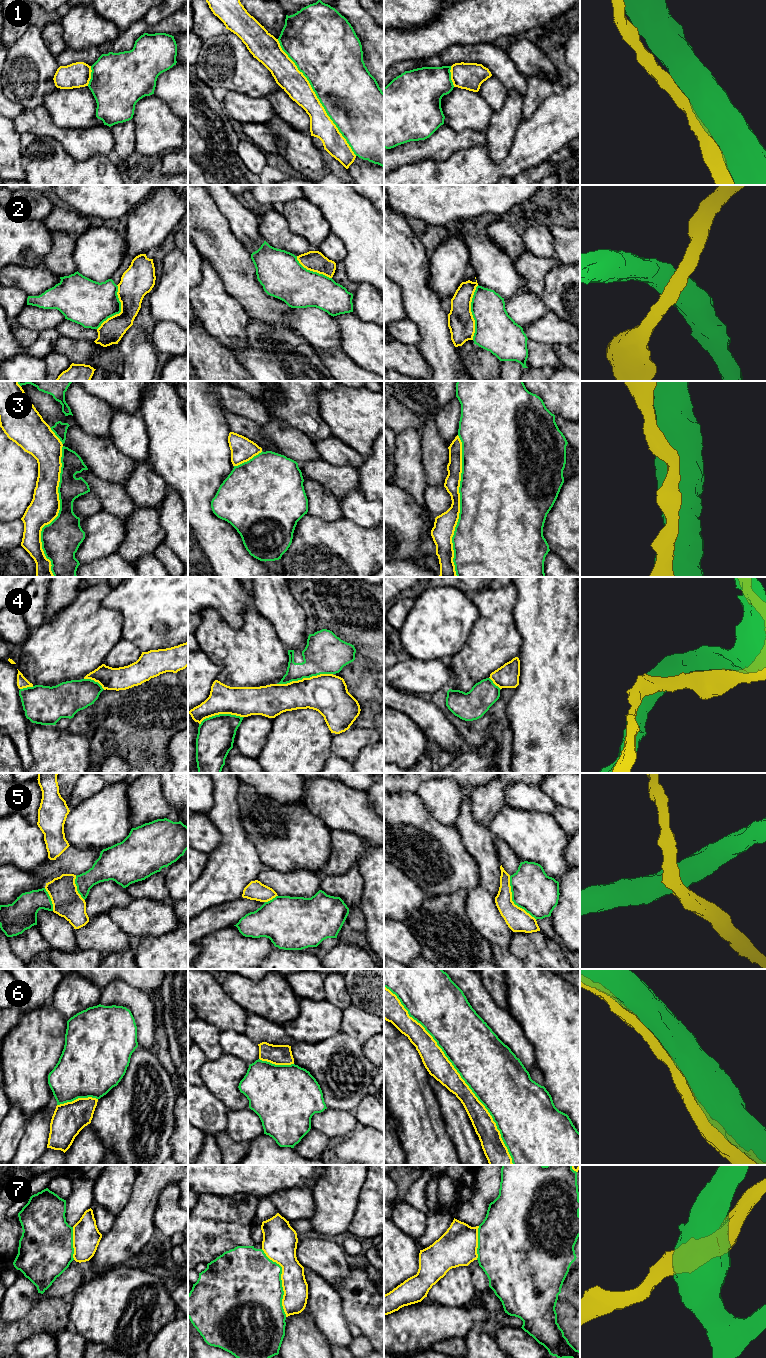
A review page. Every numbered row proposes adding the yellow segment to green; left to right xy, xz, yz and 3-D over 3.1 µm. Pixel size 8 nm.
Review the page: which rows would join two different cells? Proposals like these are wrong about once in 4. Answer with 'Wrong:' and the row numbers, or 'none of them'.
Wrong: 2, 5, 7

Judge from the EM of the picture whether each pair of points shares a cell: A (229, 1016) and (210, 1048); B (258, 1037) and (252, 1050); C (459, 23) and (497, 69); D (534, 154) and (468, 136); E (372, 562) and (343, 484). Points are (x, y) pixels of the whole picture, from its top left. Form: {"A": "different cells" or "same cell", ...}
{"A": "different cells", "B": "different cells", "C": "different cells", "D": "different cells", "E": "different cells"}

